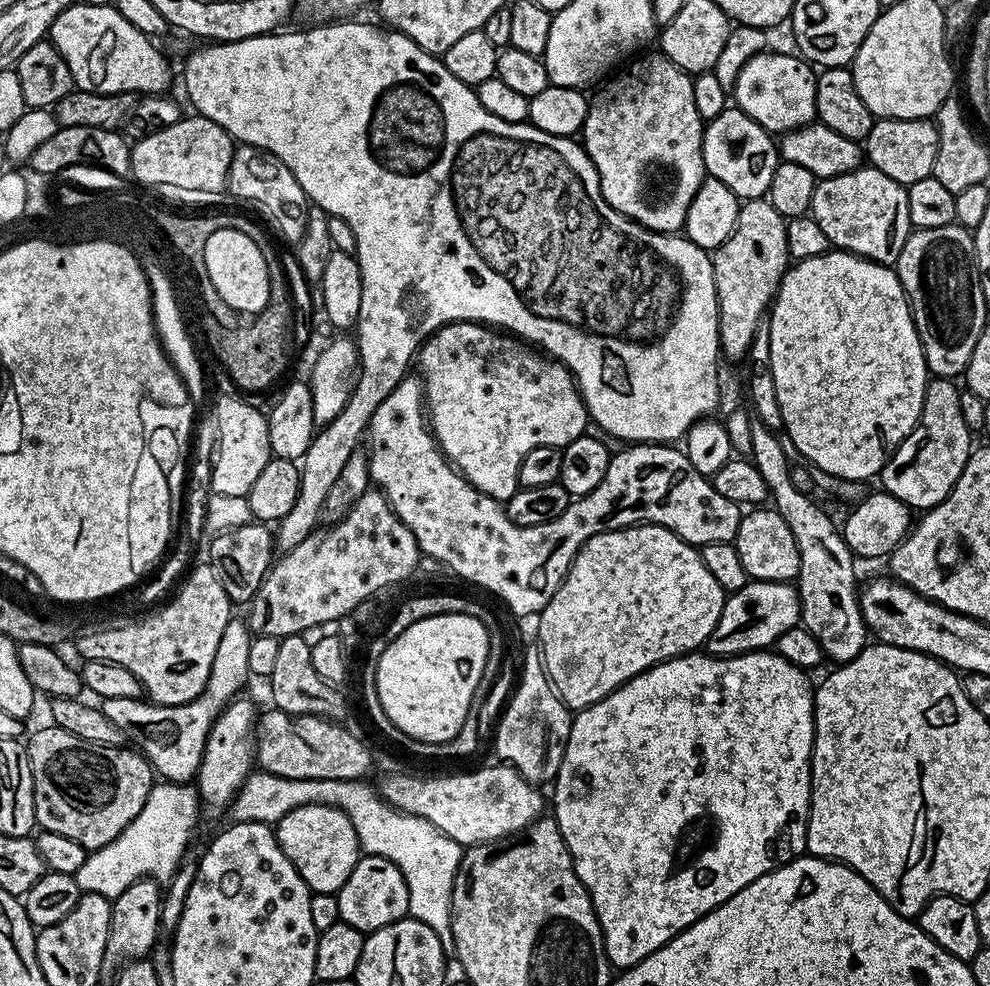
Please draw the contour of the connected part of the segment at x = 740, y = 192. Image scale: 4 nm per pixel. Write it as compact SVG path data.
M725 107L722 114L707 121L702 142L704 171L711 179L725 184L741 201L767 197L770 178L778 163L778 144L773 133L766 131L741 108Z

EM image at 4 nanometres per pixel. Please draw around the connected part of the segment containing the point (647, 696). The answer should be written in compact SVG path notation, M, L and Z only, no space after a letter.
M704 650L685 652L683 656L663 660L662 663L655 664L653 668L639 672L637 676L630 678L610 694L606 694L606 698L594 702L588 708L579 709L572 716L572 725L570 726L570 734L562 758L562 766L558 770L554 787L551 789L553 792L552 800L550 796L550 804L551 807L552 804L556 807L554 818L558 822L562 838L570 850L578 878L588 888L588 896L592 900L600 929L604 935L604 949L608 955L608 963L612 965L613 969L633 968L639 960L654 954L654 950L658 950L663 944L670 943L678 933L689 928L694 922L701 920L710 910L714 910L722 902L734 898L734 894L738 894L738 890L750 886L750 882L762 878L767 872L773 872L776 868L781 868L784 864L789 864L797 856L805 855L808 846L808 807L812 801L812 743L814 742L814 714L812 713L814 684L813 681L808 681L808 676L809 673L805 669L794 666L794 662L786 662L786 658L782 658L775 650L743 652L737 656L710 656Z

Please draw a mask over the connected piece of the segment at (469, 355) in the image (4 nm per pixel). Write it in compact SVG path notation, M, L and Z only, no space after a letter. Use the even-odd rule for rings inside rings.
M457 320L454 324L444 324L420 345L418 364L419 360L420 372L418 371L418 376L424 390L428 423L437 444L444 452L444 457L448 459L448 463L453 468L459 471L460 475L465 476L475 488L482 490L482 494L495 500L506 502L516 493L517 488L520 487L522 458L526 458L526 454L530 454L530 450L534 450L538 446L550 446L563 450L567 444L574 442L574 438L585 435L587 428L584 427L589 427L588 408L584 405L580 390L576 387L576 381L572 379L572 373L560 361L549 358L543 351L537 350L533 345L503 330L497 330L487 324L474 324L470 320Z

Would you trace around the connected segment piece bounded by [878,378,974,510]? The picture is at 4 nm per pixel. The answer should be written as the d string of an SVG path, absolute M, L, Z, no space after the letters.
M932 378L926 386L922 414L908 437L885 459L879 474L883 491L913 510L936 507L946 499L974 451L974 434L962 418L961 389L952 378Z

